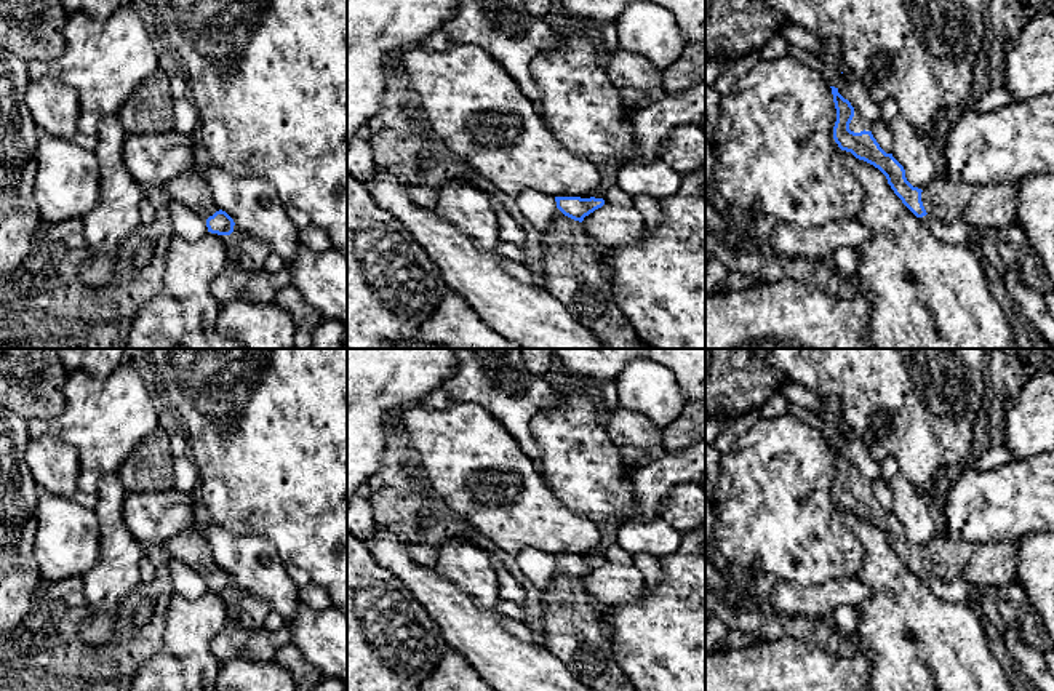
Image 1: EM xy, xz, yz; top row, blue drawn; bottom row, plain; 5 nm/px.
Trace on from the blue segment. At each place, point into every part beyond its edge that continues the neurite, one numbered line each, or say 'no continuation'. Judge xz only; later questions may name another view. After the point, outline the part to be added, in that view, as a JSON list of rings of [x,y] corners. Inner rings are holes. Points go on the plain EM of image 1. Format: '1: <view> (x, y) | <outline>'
1: xz (571, 626) | [[[560,568],[553,574],[550,587],[542,590],[541,637],[545,649],[557,656],[592,691],[635,691],[629,677],[614,661],[600,609],[590,603],[584,582],[565,574]]]

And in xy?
1: xy (189, 547) | [[[195,528],[178,533],[162,545],[174,560],[186,563],[205,579],[219,569],[210,545]]]

